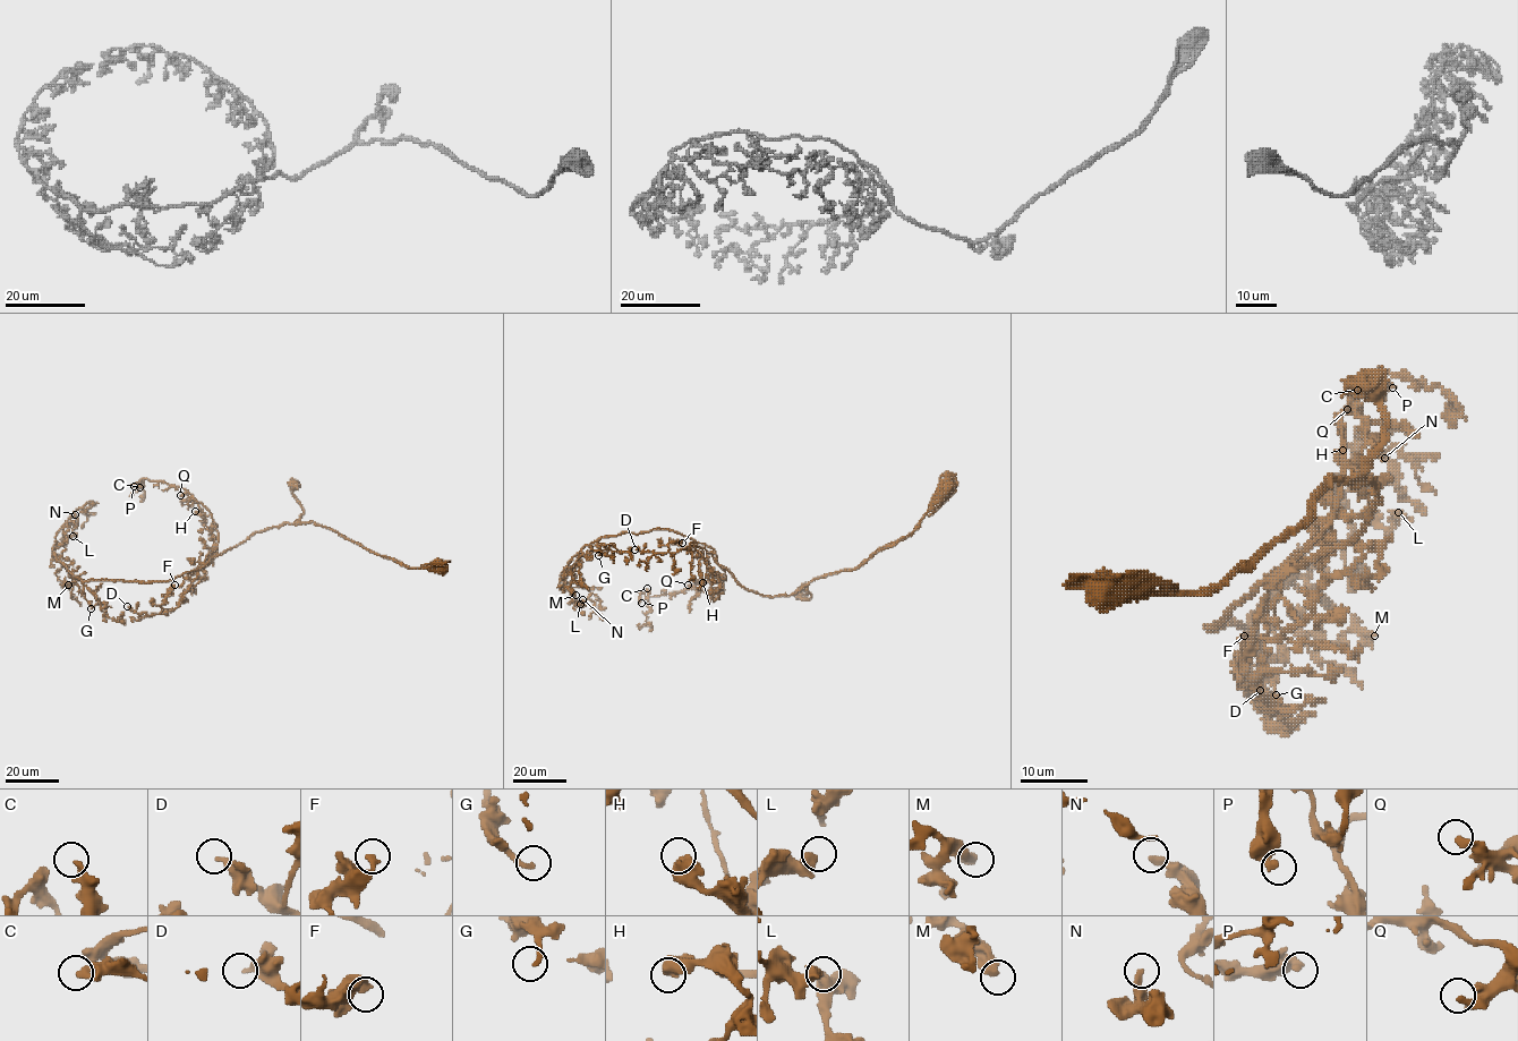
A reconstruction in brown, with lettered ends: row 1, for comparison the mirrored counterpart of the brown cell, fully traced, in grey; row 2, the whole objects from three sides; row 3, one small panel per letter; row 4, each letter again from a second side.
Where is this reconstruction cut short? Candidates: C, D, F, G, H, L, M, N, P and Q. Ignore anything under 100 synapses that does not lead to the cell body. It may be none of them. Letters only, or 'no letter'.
G

